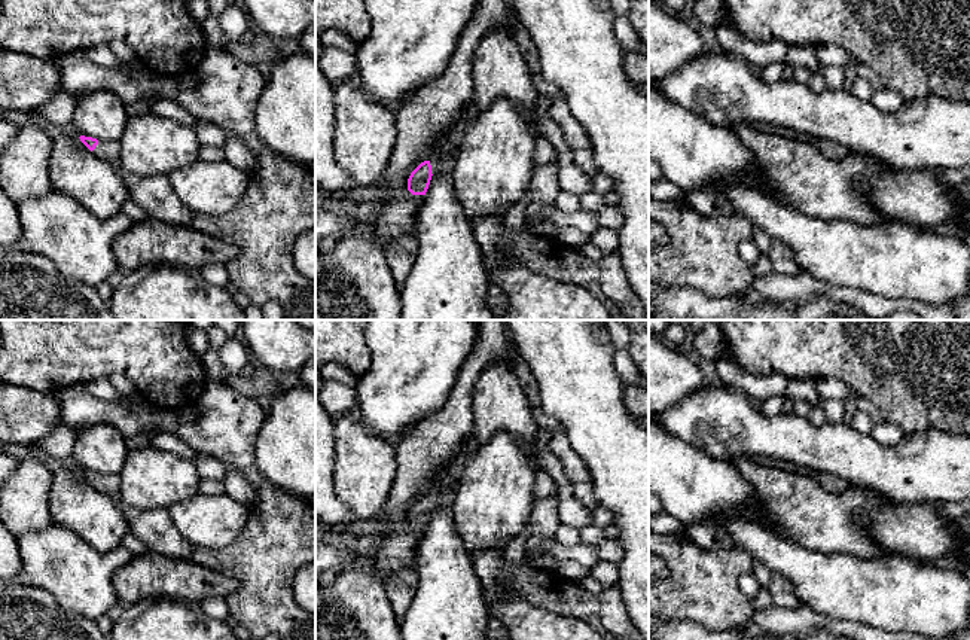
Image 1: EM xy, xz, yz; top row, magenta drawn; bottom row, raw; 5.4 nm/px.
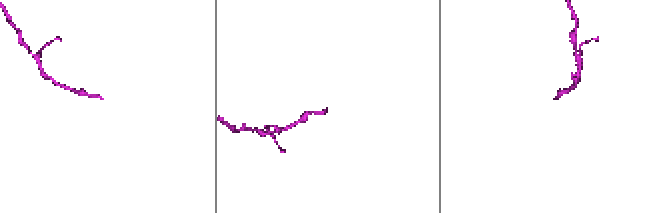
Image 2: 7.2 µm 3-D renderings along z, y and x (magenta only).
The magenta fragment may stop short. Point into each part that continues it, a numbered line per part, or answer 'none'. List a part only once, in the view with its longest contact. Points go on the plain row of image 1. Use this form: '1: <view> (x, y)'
1: xz (442, 497)

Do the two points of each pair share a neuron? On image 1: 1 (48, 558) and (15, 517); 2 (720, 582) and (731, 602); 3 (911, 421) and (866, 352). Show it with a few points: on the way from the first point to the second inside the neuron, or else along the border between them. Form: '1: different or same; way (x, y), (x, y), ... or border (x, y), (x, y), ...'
1: different; border (52, 521), (46, 527), (24, 532), (18, 538)
2: same; way (720, 587), (726, 597)
3: same; way (911, 404), (911, 396), (884, 369)

